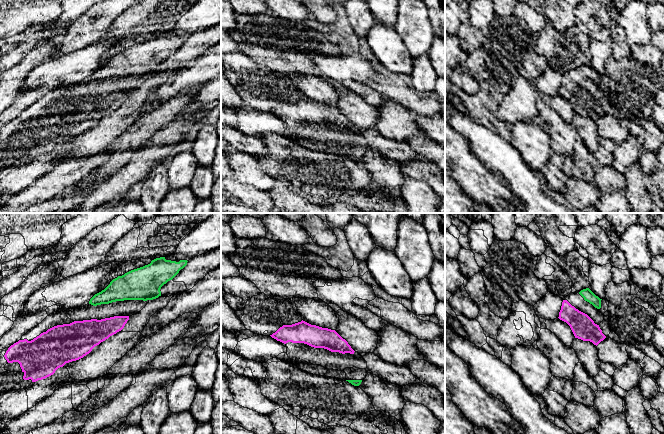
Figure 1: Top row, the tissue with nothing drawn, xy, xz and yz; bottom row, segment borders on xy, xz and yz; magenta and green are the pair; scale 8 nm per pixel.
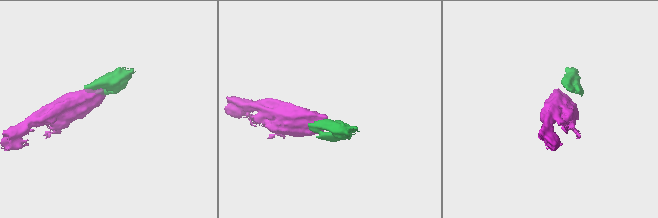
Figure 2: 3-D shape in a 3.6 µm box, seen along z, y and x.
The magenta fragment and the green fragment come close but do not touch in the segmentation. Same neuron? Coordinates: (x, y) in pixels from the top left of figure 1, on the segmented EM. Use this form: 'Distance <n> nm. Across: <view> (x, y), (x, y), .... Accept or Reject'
Distance 90 nm. Across: yz (586, 314), (594, 306). Accept

